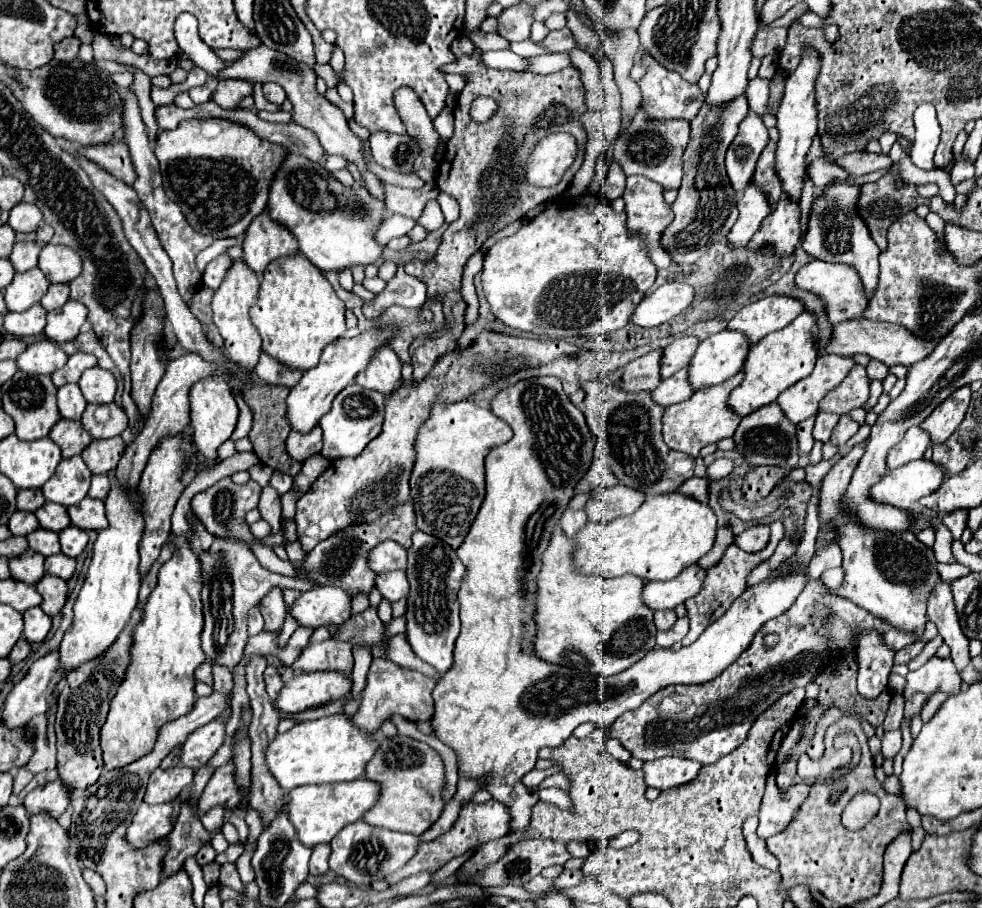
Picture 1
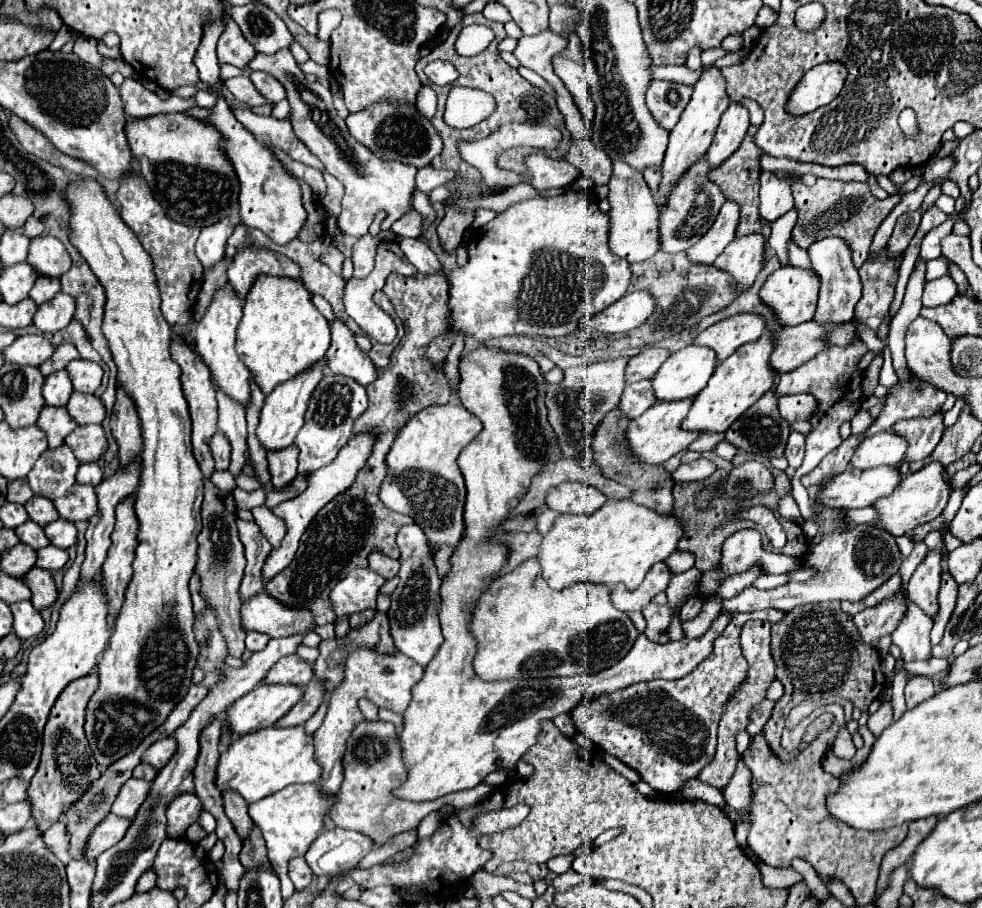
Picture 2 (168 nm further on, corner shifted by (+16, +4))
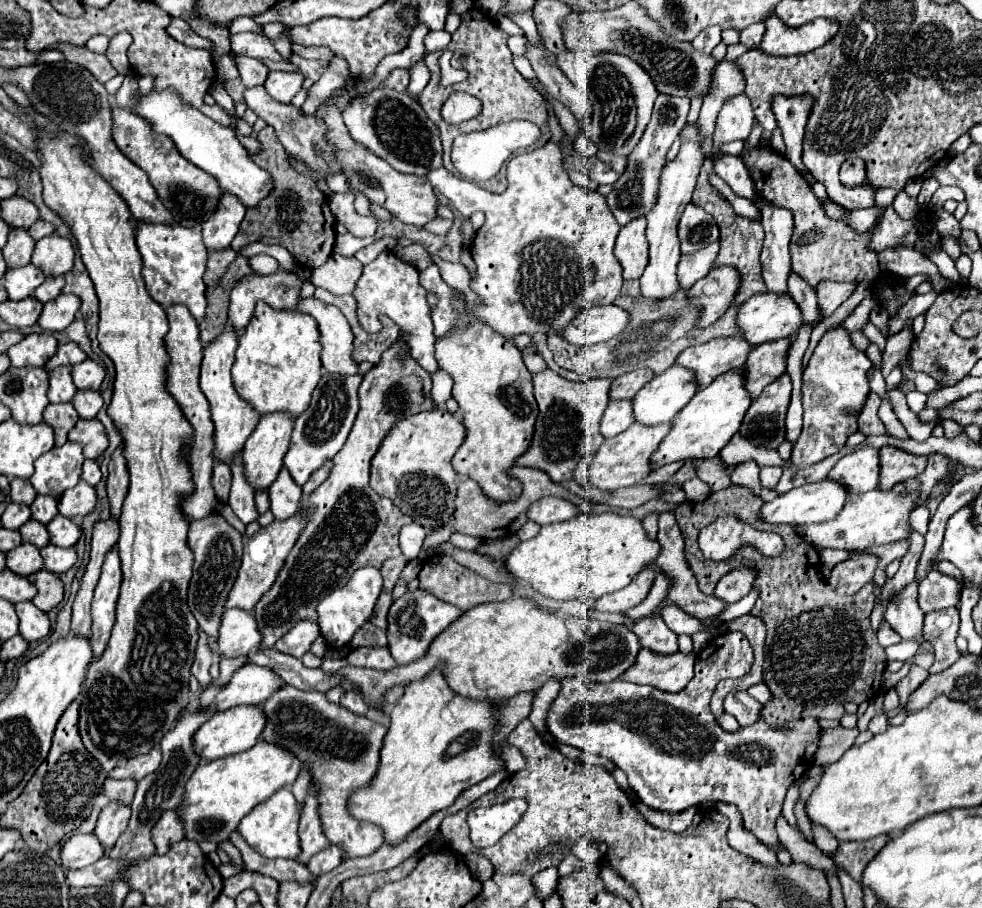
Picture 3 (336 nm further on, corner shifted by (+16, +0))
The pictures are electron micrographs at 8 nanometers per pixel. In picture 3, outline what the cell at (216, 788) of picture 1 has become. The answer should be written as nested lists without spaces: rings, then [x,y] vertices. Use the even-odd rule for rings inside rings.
[[[172,810],[162,812],[160,820],[152,828],[152,842],[156,846],[156,856],[162,856],[164,852],[168,852],[168,848],[174,842],[180,842],[180,840],[184,840],[184,826],[180,824],[178,814]]]

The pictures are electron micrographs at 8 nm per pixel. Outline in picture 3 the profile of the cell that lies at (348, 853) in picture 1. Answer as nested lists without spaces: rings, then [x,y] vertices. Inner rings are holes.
[[[328,846],[324,852],[318,852],[316,856],[312,856],[312,860],[308,862],[308,870],[316,876],[334,870],[338,864],[342,862],[342,850],[338,846]]]

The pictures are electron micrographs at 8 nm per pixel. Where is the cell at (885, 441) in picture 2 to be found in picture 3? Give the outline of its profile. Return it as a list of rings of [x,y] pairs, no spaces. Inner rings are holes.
[[[860,446],[840,458],[826,478],[844,484],[850,494],[864,494],[874,490],[880,474],[880,458],[874,446]]]

